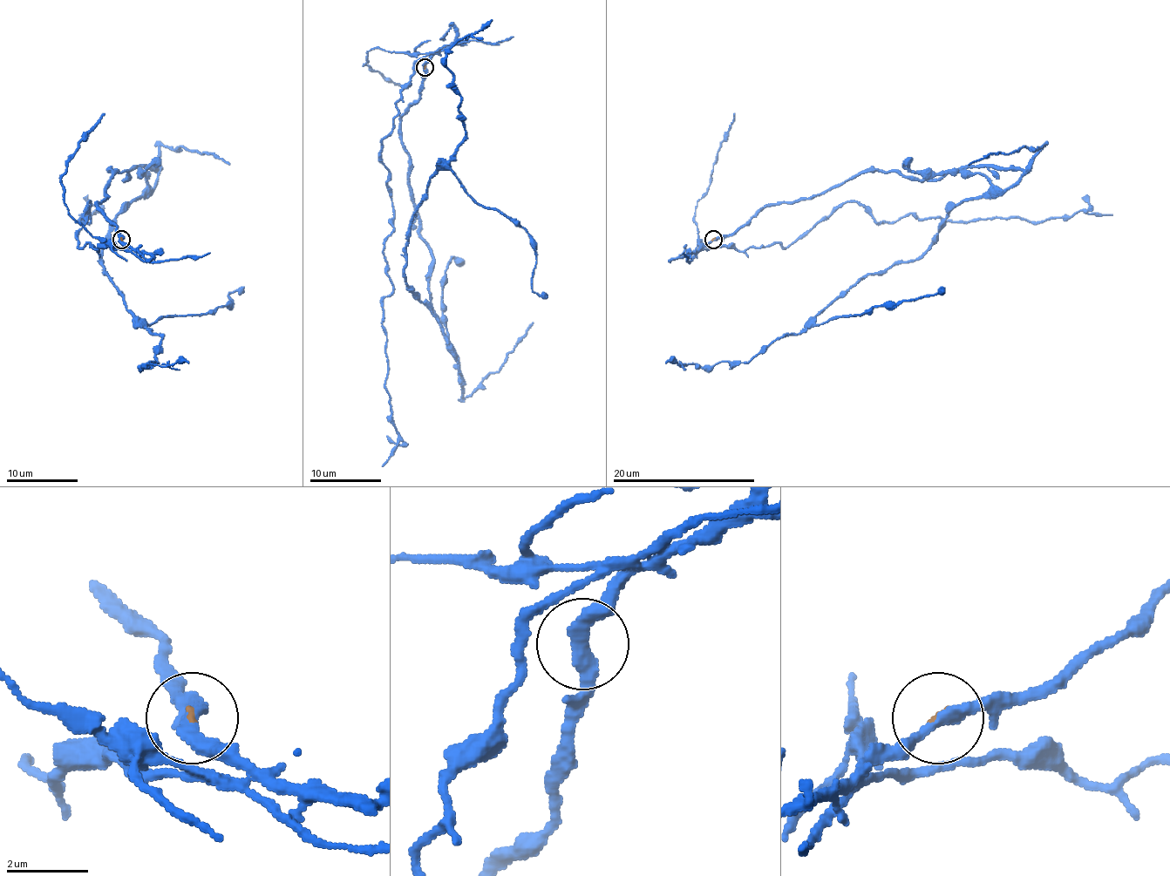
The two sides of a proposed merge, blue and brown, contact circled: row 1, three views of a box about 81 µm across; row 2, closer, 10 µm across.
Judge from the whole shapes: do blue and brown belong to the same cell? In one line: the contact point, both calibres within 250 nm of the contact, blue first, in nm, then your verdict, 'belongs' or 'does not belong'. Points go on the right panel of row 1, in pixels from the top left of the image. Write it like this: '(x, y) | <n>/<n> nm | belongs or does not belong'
(713, 239) | 320/80 nm | does not belong

